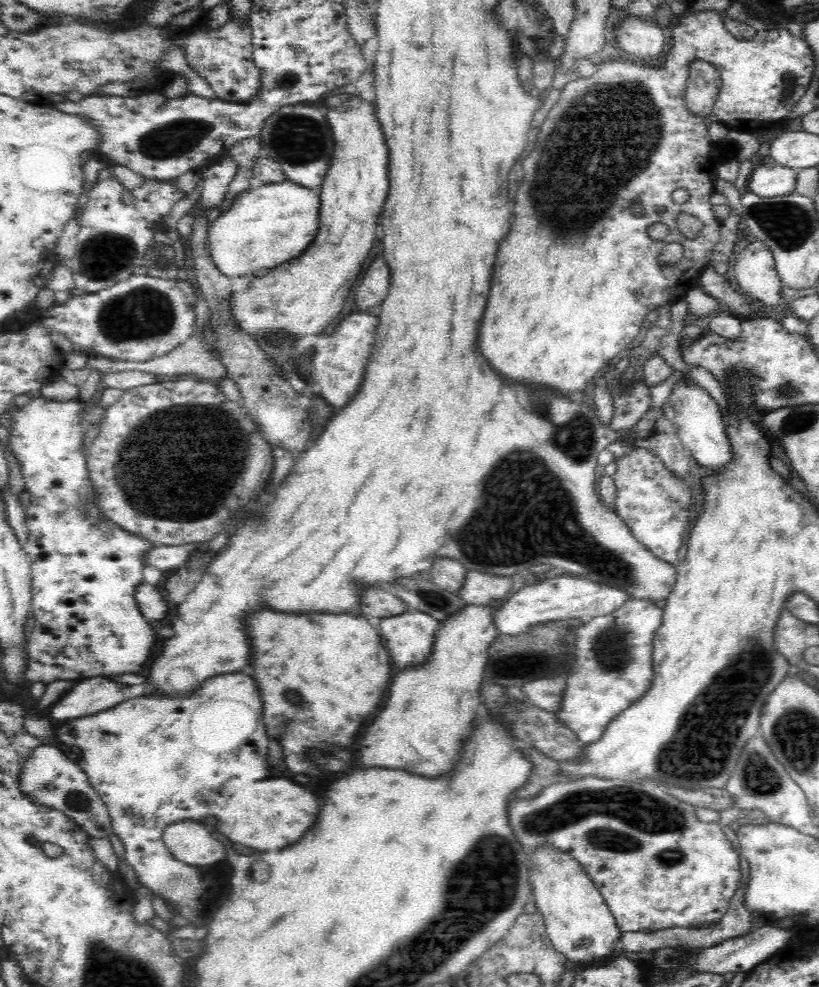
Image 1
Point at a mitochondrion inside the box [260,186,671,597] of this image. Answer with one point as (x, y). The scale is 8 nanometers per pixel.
(523, 499)

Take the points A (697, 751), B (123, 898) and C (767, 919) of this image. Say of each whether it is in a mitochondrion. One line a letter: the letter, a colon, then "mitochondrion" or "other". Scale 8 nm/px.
A: mitochondrion
B: other
C: other

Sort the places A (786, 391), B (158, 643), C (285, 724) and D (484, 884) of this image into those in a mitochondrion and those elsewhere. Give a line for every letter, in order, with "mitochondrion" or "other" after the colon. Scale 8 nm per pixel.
A: mitochondrion
B: other
C: mitochondrion
D: mitochondrion

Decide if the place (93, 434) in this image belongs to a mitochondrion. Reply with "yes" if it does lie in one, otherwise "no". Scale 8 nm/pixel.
no

